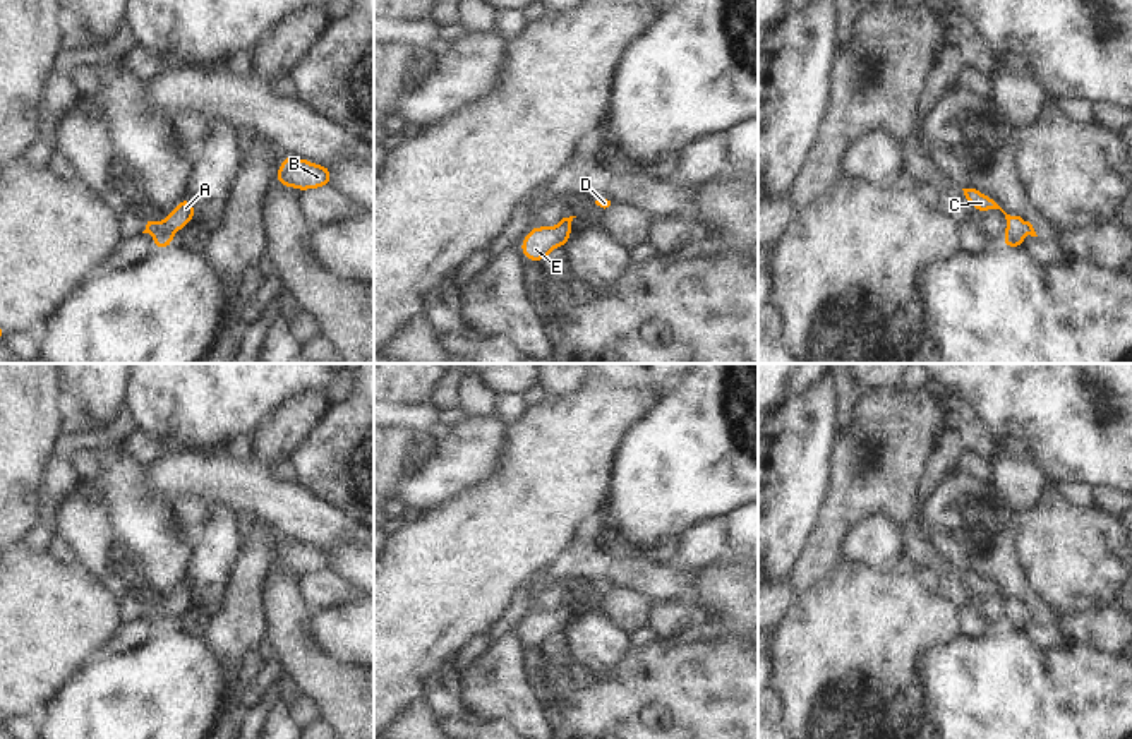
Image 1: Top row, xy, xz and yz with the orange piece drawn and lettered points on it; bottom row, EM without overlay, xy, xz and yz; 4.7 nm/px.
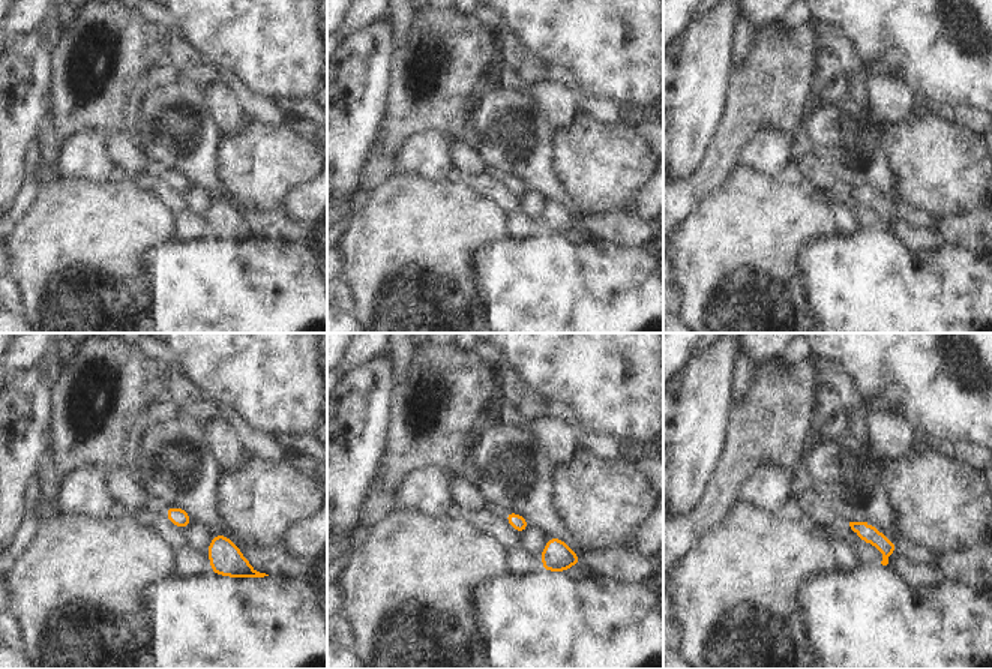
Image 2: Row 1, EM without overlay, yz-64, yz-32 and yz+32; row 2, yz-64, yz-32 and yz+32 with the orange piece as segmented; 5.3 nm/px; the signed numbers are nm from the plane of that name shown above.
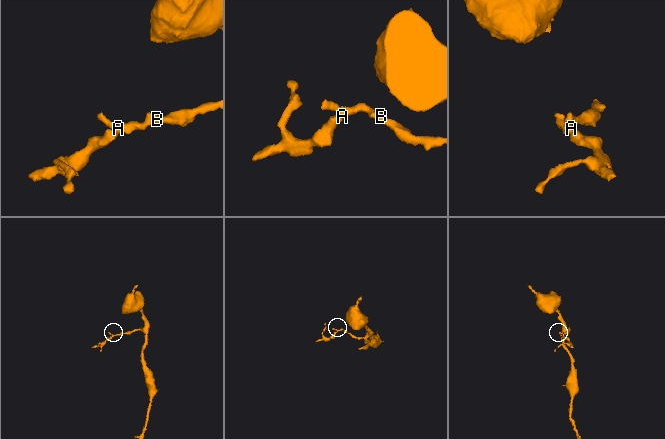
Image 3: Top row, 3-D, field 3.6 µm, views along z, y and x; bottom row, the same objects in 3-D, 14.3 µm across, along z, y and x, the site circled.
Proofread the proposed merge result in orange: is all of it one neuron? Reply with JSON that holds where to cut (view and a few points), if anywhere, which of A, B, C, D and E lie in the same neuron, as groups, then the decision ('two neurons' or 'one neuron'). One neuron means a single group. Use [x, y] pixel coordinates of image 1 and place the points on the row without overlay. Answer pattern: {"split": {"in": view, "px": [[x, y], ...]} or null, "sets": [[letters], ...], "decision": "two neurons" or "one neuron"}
{"split": null, "sets": [["A", "B", "C", "D", "E"]], "decision": "one neuron"}

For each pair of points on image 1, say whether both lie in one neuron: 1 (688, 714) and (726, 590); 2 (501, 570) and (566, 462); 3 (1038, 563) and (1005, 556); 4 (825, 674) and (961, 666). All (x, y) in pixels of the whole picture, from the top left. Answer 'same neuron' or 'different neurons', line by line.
1: different neurons
2: same neuron
3: different neurons
4: different neurons

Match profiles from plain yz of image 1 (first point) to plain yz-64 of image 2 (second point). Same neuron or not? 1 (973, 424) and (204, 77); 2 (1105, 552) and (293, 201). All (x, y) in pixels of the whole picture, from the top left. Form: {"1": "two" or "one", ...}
{"1": "one", "2": "two"}

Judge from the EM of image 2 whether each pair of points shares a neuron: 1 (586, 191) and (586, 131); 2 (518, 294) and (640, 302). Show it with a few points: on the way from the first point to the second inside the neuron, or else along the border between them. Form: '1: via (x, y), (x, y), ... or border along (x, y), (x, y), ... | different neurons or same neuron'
1: via (586, 176), (586, 146) | same neuron
2: via (548, 302), (553, 306), (610, 306) | same neuron

